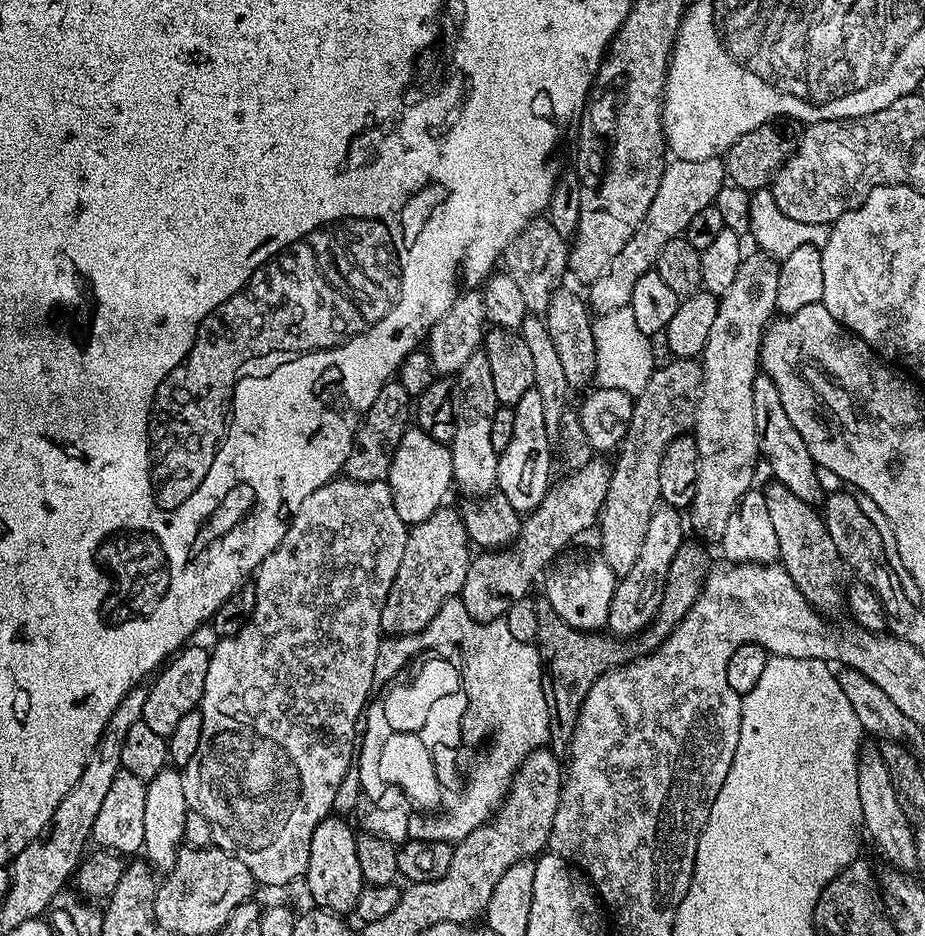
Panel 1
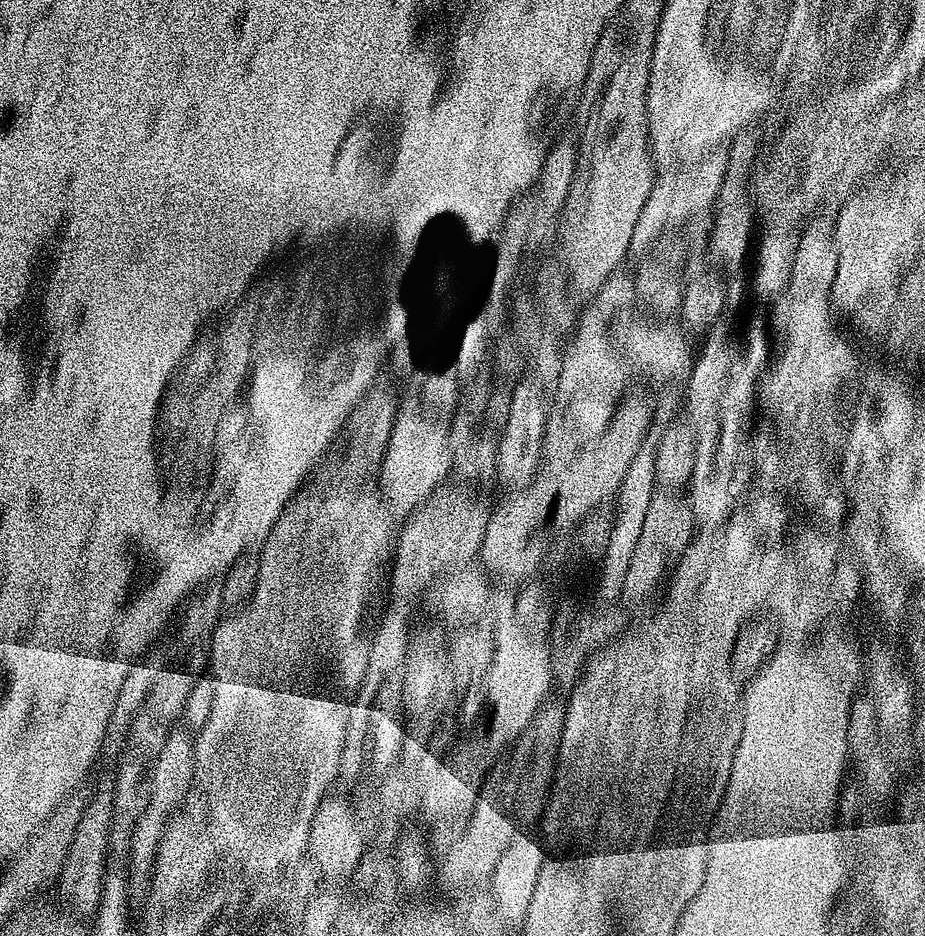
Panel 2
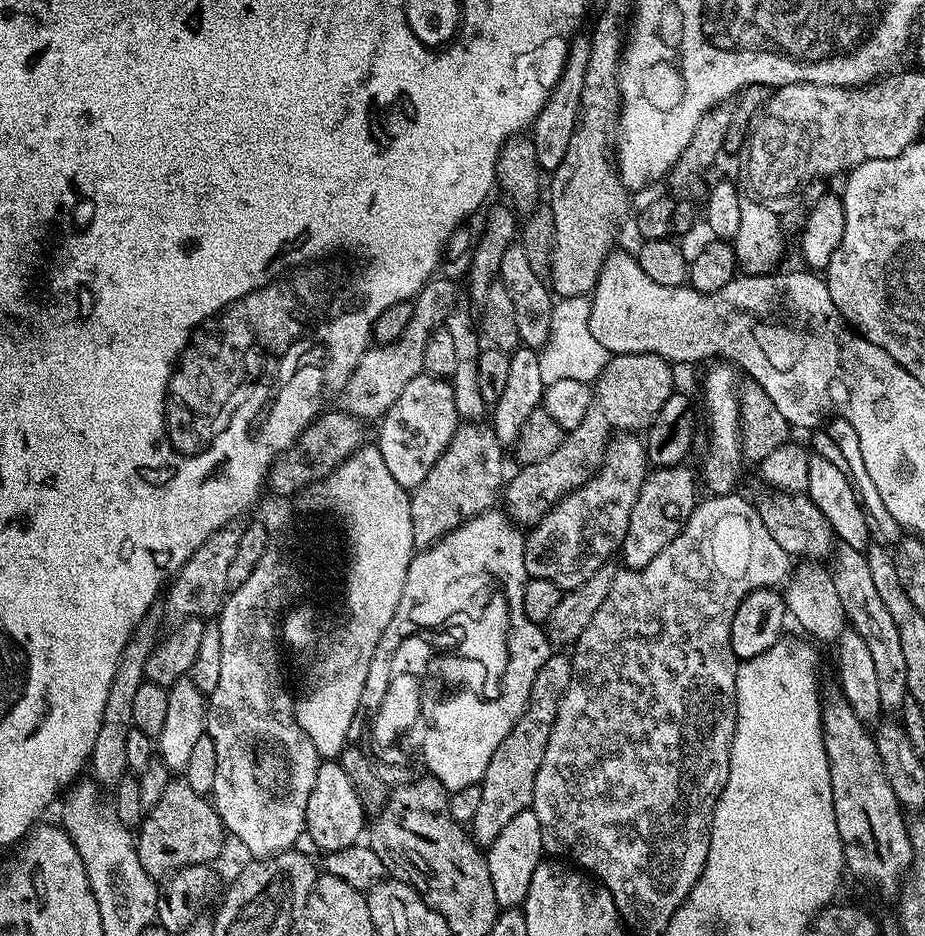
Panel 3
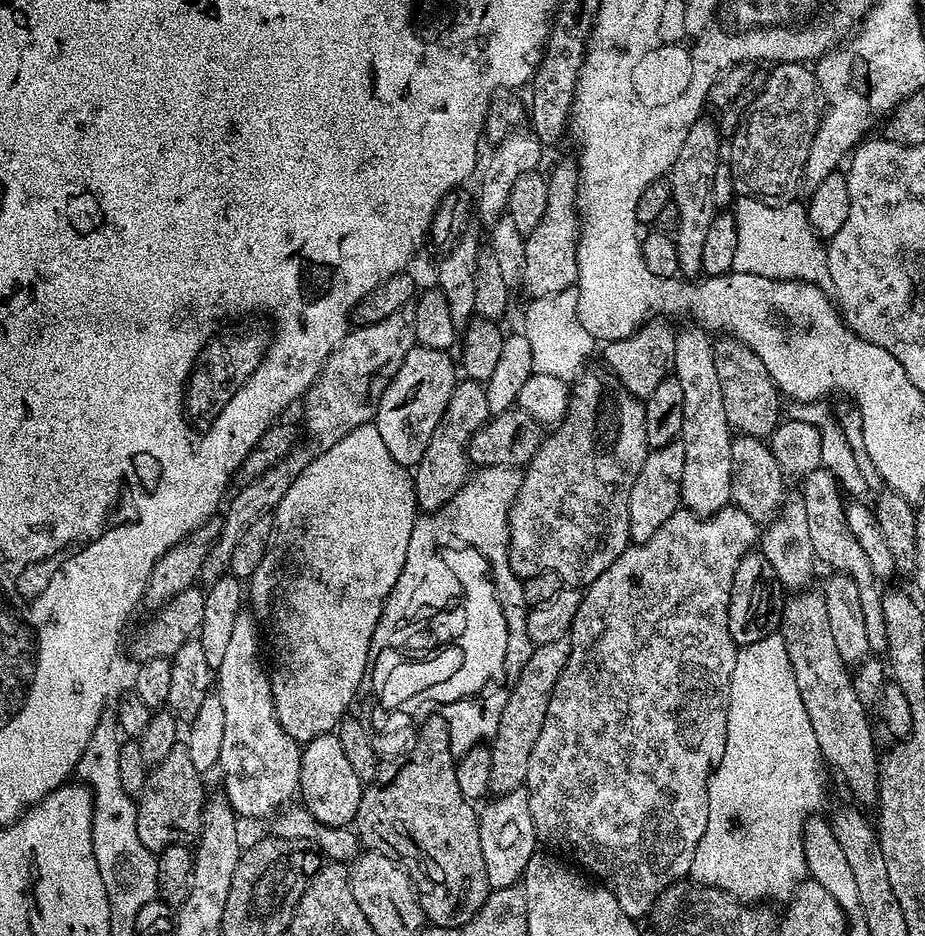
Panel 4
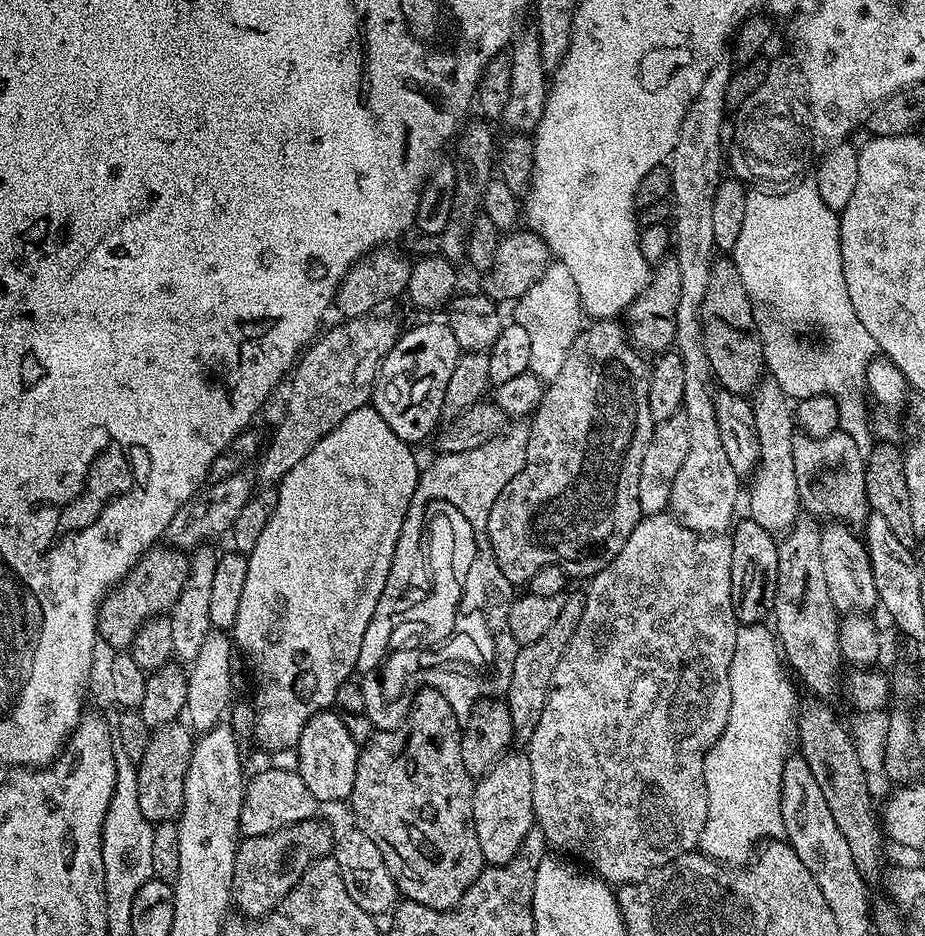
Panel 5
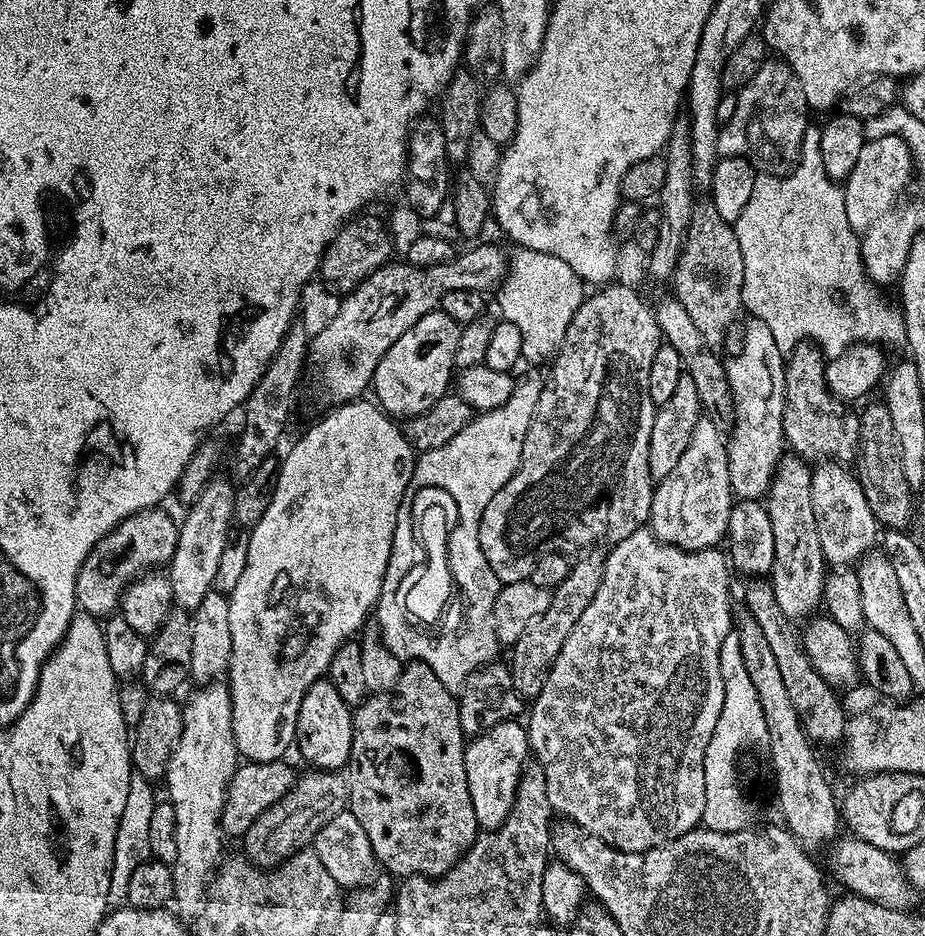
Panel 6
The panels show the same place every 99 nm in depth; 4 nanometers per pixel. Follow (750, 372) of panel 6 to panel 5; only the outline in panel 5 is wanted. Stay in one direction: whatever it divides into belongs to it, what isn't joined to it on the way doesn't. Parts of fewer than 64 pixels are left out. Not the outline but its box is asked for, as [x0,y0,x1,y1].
[747,378,802,534]

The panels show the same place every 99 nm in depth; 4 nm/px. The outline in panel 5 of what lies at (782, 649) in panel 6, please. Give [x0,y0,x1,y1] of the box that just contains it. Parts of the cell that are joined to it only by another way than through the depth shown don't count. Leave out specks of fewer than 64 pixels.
[796,698,886,882]

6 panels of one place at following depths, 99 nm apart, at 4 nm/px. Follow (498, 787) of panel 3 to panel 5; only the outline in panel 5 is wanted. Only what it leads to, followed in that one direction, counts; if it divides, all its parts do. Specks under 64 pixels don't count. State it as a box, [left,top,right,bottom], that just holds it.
[506,591,585,742]

